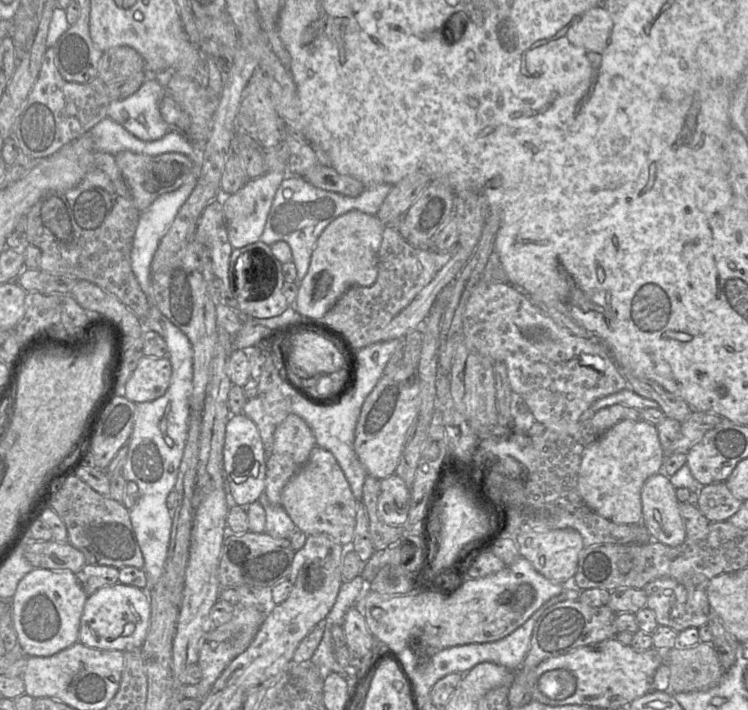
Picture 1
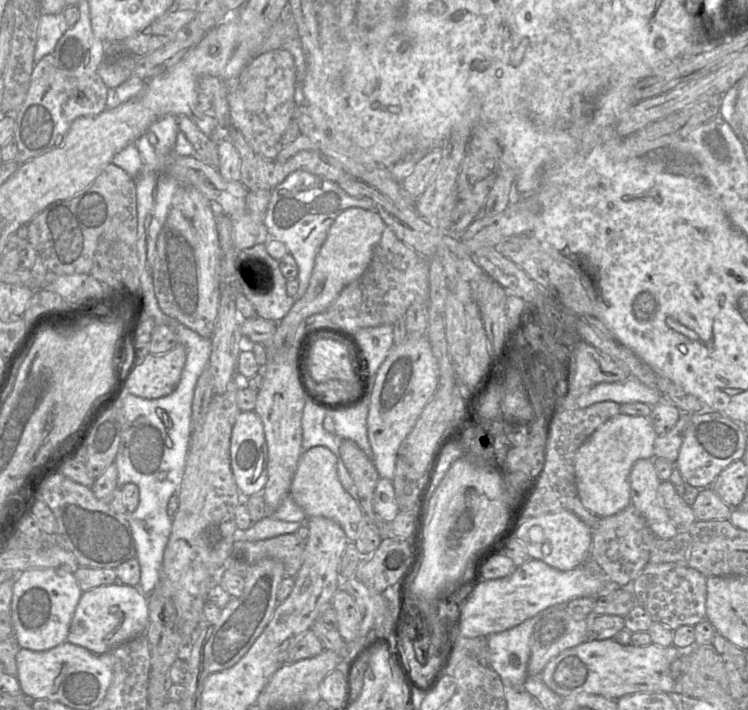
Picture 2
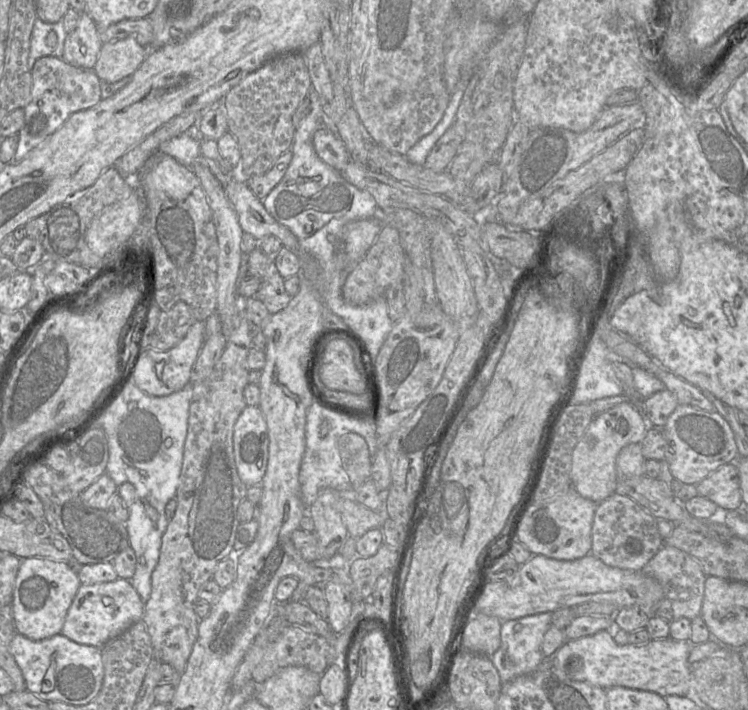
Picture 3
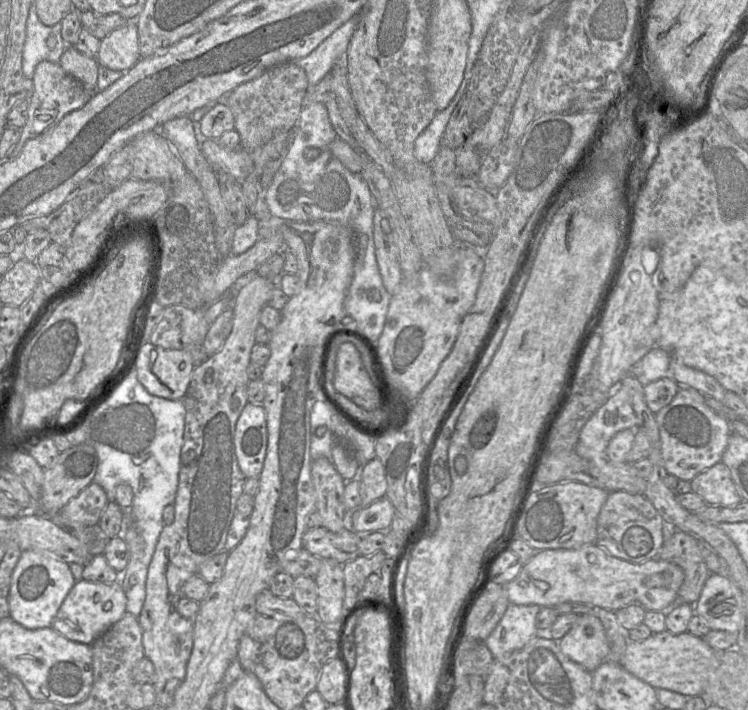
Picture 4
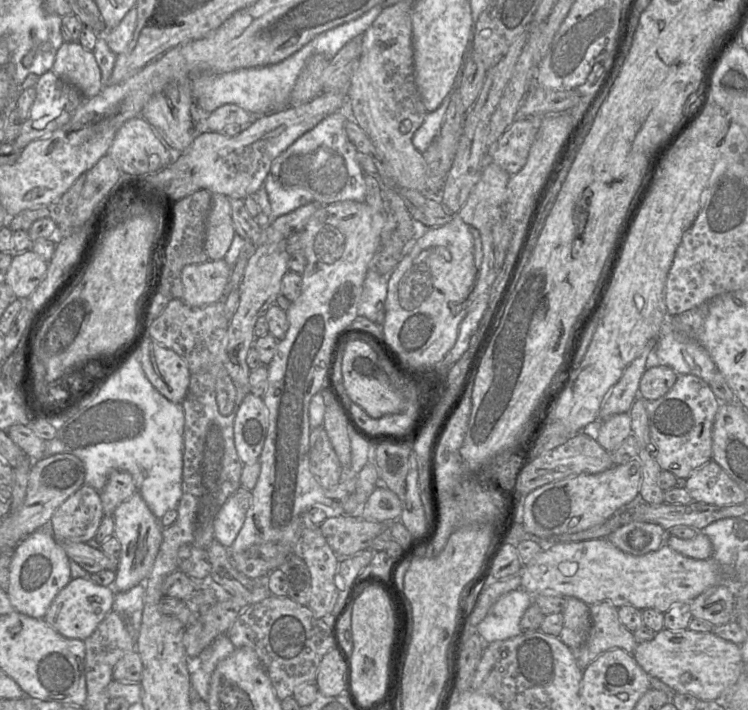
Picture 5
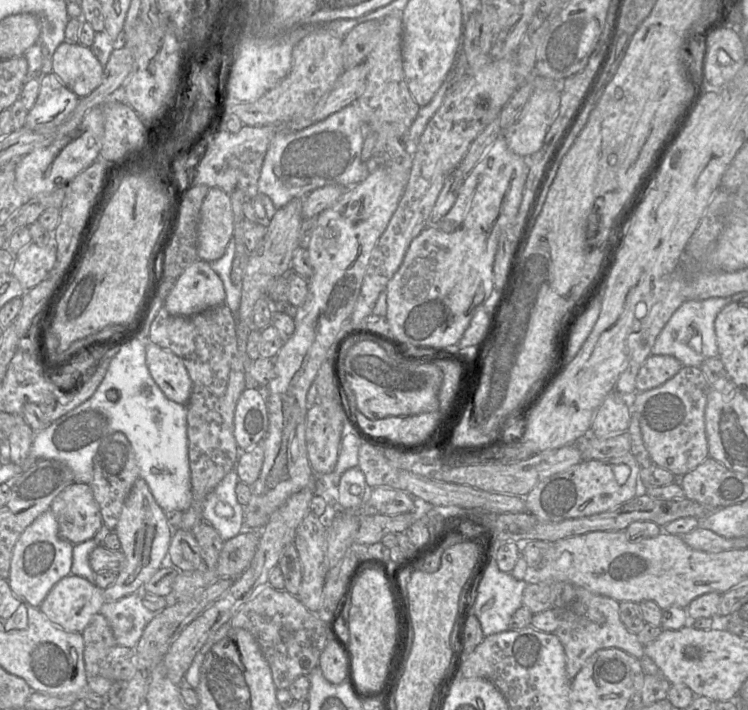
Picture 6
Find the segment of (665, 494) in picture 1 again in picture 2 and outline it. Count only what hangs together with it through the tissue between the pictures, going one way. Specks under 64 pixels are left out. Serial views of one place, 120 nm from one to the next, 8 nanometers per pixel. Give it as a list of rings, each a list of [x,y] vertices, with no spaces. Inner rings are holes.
[[[639,459],[633,464],[629,474],[631,503],[657,538],[671,539],[679,530],[658,504],[660,483],[652,459]]]

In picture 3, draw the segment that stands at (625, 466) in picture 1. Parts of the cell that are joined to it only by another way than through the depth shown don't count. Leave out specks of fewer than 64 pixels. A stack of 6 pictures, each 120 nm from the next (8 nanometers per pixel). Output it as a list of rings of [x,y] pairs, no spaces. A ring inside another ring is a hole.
[[[630,402],[620,403],[599,415],[595,415],[572,453],[571,482],[576,492],[597,504],[615,493],[618,483],[616,474],[617,455],[623,447],[633,443],[641,443],[646,436],[648,427],[645,418]]]

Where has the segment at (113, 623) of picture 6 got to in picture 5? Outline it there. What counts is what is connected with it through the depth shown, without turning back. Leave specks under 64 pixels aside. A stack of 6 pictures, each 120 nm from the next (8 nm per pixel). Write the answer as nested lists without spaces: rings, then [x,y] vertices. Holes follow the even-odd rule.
[[[144,579],[130,590],[117,592],[114,596],[112,611],[120,616],[135,642],[139,636],[147,586],[148,579]]]

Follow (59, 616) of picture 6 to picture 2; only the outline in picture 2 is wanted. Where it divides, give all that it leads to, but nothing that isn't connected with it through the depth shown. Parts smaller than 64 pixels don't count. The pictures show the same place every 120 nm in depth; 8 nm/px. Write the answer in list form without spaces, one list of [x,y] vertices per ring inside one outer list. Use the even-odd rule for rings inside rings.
[[[115,582],[82,593],[71,620],[67,641],[96,654],[111,650],[141,634],[145,634],[149,621],[148,597],[135,586]]]

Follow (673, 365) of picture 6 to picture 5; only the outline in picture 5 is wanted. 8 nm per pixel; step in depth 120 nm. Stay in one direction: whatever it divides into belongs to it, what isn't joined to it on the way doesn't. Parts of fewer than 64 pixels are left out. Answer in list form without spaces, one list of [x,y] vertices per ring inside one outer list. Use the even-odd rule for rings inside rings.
[[[657,365],[649,367],[640,381],[639,396],[653,401],[664,396],[675,384],[678,374],[670,367]]]

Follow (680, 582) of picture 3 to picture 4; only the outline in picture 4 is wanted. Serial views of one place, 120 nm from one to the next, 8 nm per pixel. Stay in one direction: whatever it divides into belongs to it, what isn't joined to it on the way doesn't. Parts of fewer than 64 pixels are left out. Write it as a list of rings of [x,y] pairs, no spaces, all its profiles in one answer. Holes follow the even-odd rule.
[[[676,530],[670,540],[664,542],[657,558],[678,565],[684,573],[677,597],[660,612],[666,616],[681,604],[695,605],[710,575],[702,558],[698,540],[686,532]]]

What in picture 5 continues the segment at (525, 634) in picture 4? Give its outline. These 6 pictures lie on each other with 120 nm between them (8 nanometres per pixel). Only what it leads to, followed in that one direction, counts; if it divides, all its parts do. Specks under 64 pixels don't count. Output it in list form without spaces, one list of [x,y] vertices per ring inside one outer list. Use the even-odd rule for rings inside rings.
[[[522,588],[501,596],[476,626],[483,641],[489,644],[520,635],[521,618],[532,603],[533,596]]]

